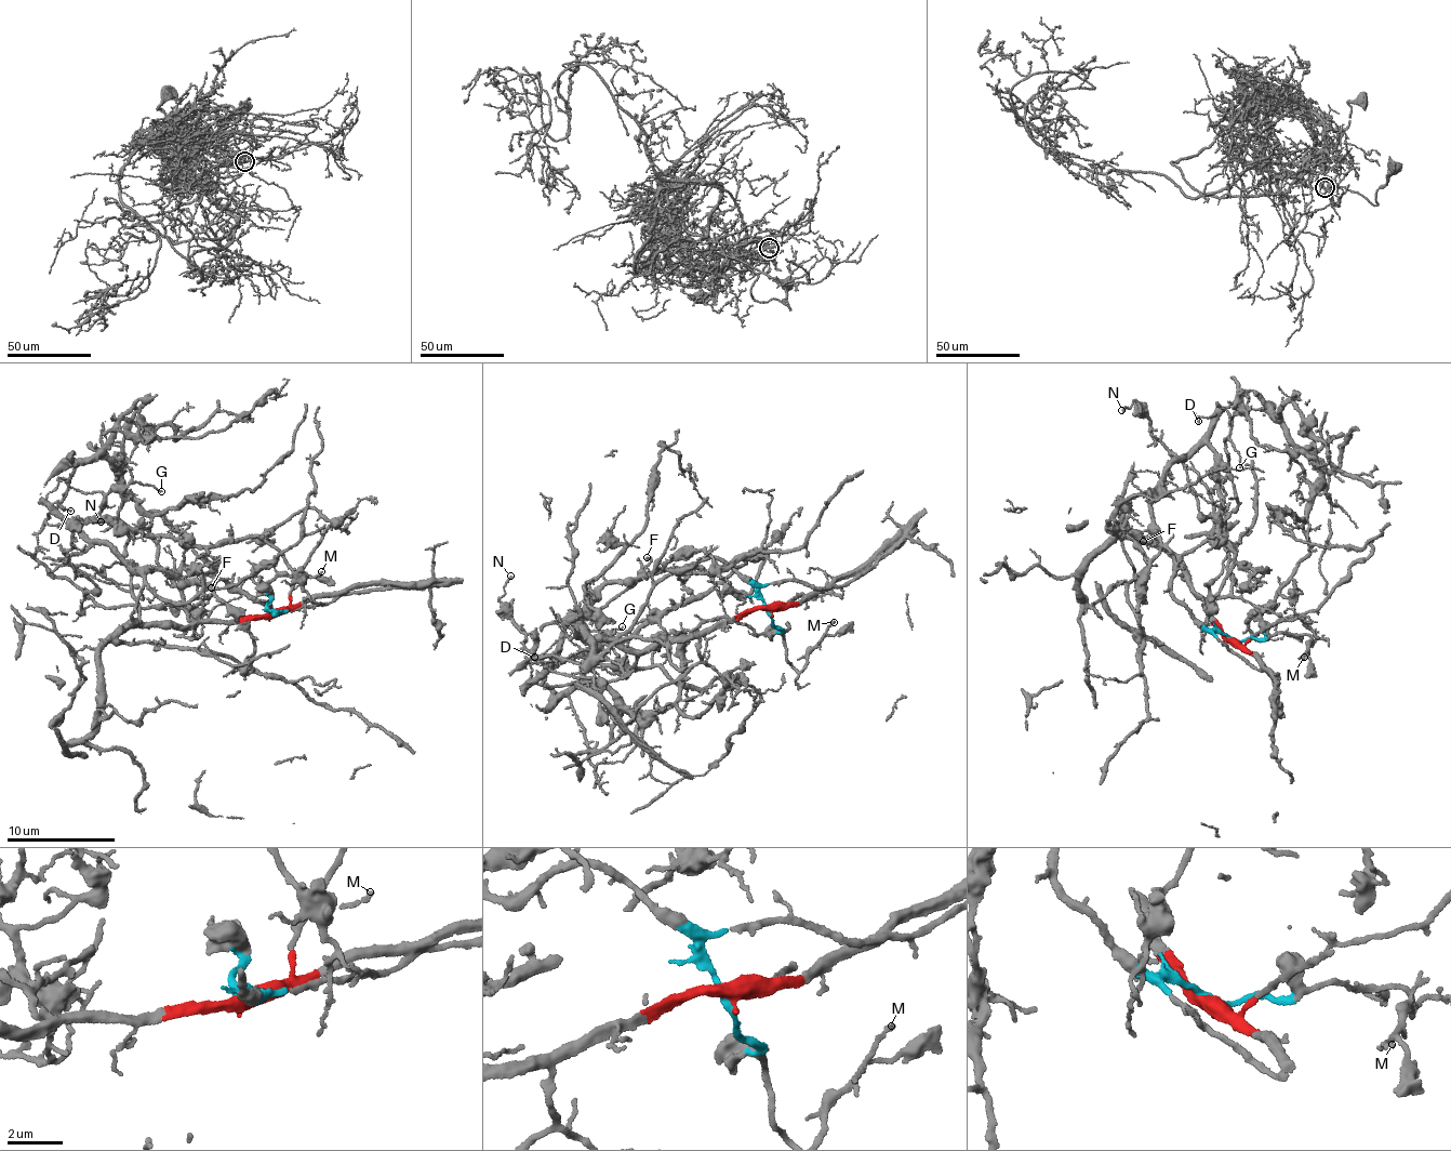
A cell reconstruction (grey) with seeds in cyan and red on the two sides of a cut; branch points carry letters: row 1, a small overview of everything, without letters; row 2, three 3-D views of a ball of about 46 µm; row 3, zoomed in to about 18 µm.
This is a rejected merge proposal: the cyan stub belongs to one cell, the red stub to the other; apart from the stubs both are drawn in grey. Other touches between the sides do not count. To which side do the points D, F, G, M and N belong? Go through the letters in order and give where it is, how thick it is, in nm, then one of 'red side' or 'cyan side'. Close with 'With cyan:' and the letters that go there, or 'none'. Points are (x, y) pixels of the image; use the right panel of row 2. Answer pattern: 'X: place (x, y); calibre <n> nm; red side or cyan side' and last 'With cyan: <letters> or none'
D: place (1198, 421); calibre 130 nm; cyan side
F: place (1143, 541); calibre 160 nm; cyan side
G: place (1239, 467); calibre 120 nm; red side
M: place (1304, 657); calibre 160 nm; cyan side
N: place (1121, 410); calibre 130 nm; cyan side
With cyan: D, F, M, N

